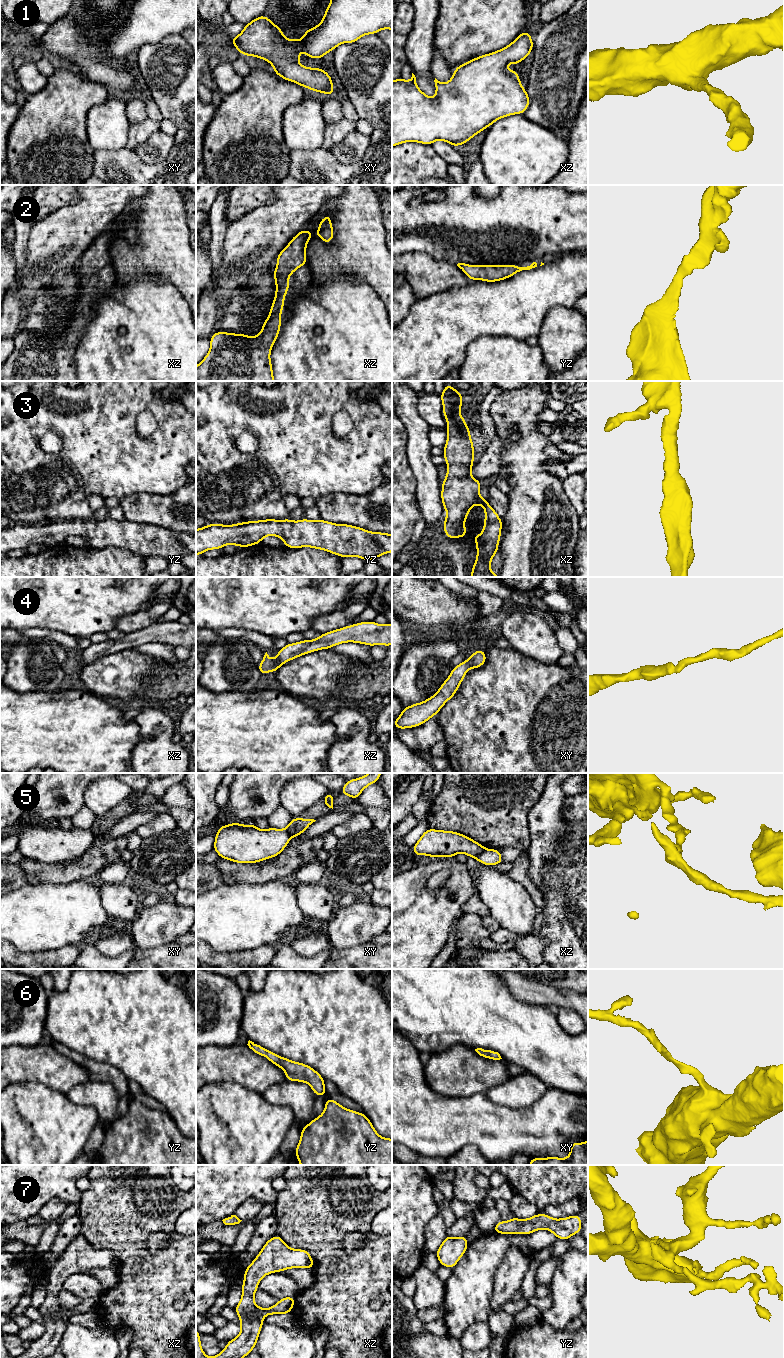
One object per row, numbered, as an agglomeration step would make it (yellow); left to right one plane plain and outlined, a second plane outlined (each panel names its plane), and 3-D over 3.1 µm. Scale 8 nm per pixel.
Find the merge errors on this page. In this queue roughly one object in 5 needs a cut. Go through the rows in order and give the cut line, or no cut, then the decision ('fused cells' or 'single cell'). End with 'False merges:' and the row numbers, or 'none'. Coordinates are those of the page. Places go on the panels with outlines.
1: no cut | single cell
2: no cut | single cell
3: no cut | single cell
4: no cut | single cell
5: xz (485, 849), (475, 858) | fused cells
6: no cut | single cell
7: no cut | single cell
False merges: 5

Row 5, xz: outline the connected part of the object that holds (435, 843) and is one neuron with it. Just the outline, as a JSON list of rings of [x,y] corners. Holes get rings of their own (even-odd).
[[[427,829],[412,847],[414,856],[428,855],[435,857],[452,857],[464,853],[476,858],[485,850],[484,846],[466,835],[454,832]]]

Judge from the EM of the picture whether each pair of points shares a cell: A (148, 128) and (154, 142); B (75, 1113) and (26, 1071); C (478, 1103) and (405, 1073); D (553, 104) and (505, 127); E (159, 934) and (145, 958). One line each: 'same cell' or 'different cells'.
A: different cells
B: different cells
C: same cell
D: different cells
E: different cells

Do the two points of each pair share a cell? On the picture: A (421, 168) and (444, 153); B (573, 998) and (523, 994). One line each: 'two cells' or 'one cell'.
A: two cells
B: one cell

